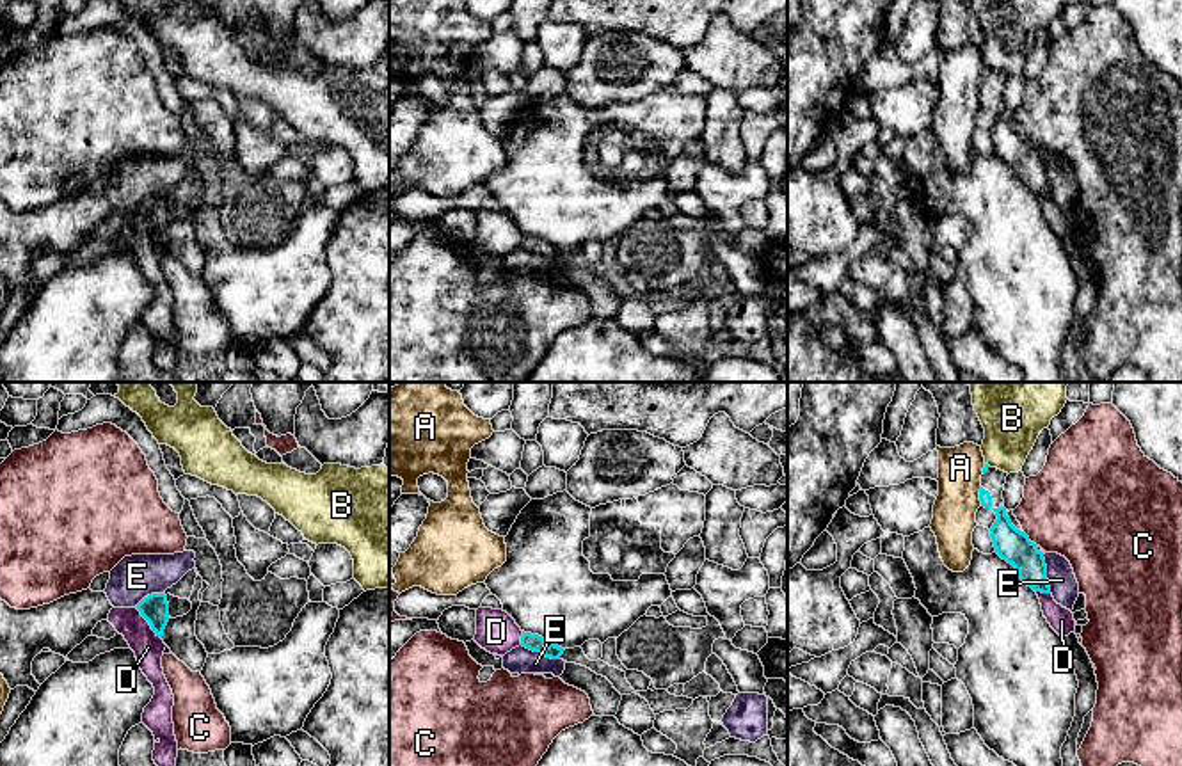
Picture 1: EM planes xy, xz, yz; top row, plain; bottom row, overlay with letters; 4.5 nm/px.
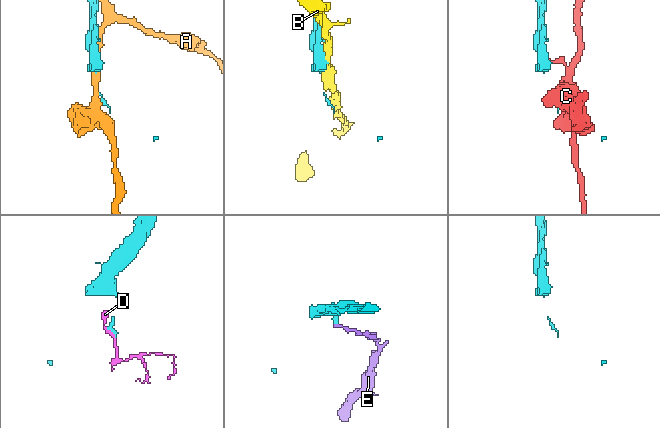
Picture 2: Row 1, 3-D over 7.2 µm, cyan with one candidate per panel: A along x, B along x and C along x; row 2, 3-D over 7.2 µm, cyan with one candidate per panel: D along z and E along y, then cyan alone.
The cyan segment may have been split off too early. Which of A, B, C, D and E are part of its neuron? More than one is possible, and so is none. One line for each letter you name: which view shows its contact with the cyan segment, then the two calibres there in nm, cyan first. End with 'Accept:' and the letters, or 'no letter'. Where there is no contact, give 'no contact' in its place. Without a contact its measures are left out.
Accept: no letter

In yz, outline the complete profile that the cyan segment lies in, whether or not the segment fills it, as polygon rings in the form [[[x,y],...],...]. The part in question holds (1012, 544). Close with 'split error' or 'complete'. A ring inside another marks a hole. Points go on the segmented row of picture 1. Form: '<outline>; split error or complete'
[[[985,464],[981,475],[981,507],[992,508],[997,515],[990,528],[995,553],[1011,563],[1017,569],[1018,578],[1034,592],[1050,594],[1043,553],[1024,531],[1017,530],[1006,515],[1002,499],[1006,476],[1008,473],[990,467],[988,464]]]; split error

